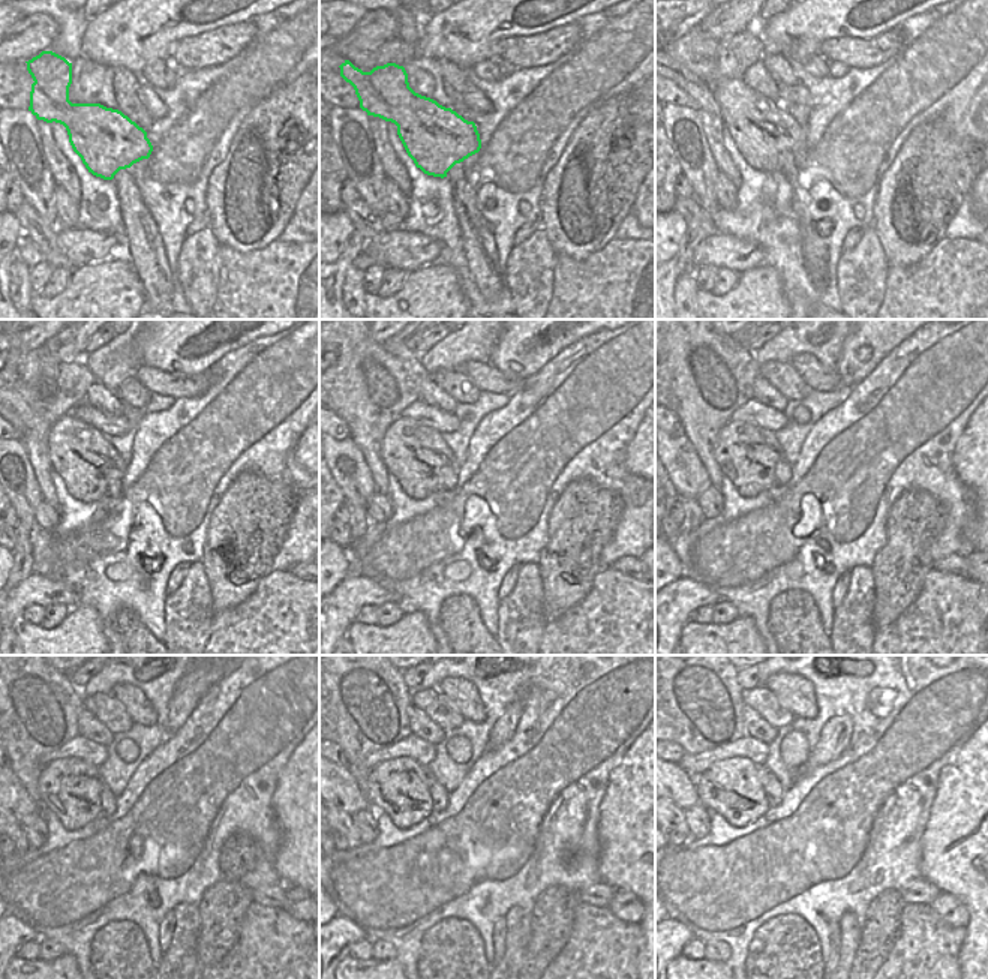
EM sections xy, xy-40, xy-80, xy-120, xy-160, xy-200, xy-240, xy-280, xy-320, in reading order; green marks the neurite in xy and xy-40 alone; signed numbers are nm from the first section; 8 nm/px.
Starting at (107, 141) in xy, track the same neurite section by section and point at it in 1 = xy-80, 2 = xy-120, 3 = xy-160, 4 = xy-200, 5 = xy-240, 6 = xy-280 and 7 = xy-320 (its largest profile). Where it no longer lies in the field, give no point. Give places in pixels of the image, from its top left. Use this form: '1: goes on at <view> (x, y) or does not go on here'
1: goes on at xy-80 (762, 132)
2: goes on at xy-120 (83, 456)
3: goes on at xy-160 (414, 455)
4: goes on at xy-200 (745, 453)
5: goes on at xy-240 (69, 787)
6: goes on at xy-280 (398, 787)
7: goes on at xy-320 (732, 787)

